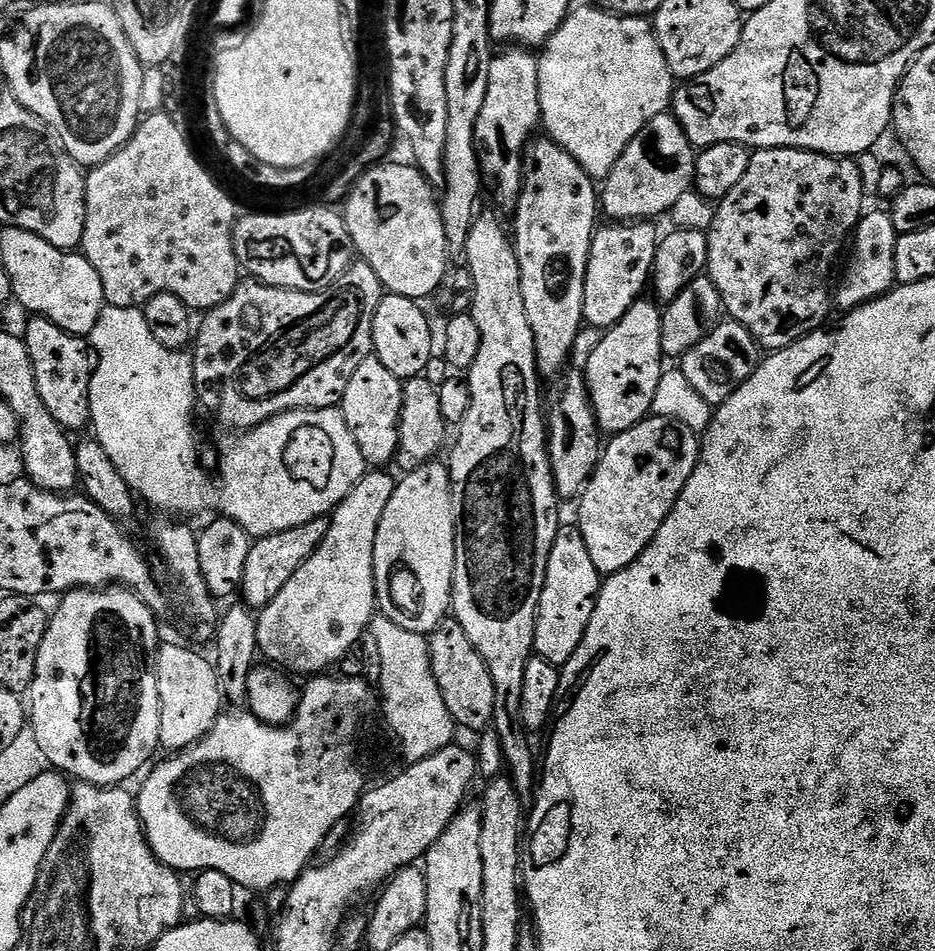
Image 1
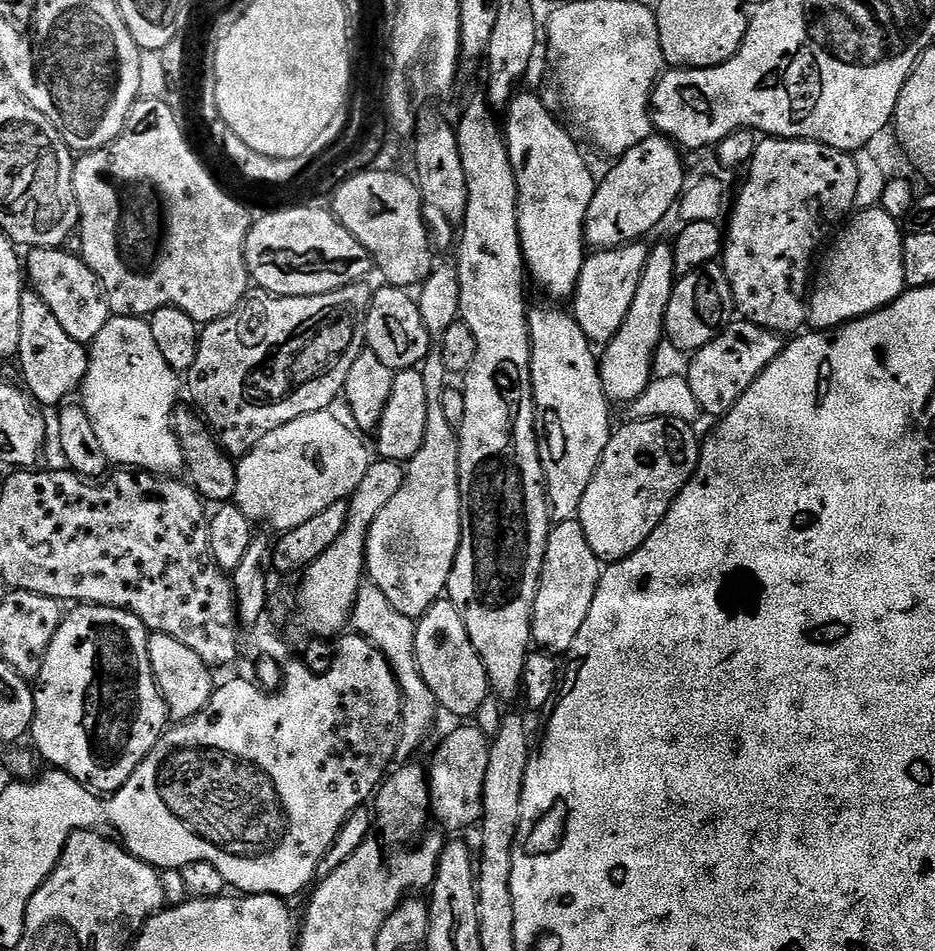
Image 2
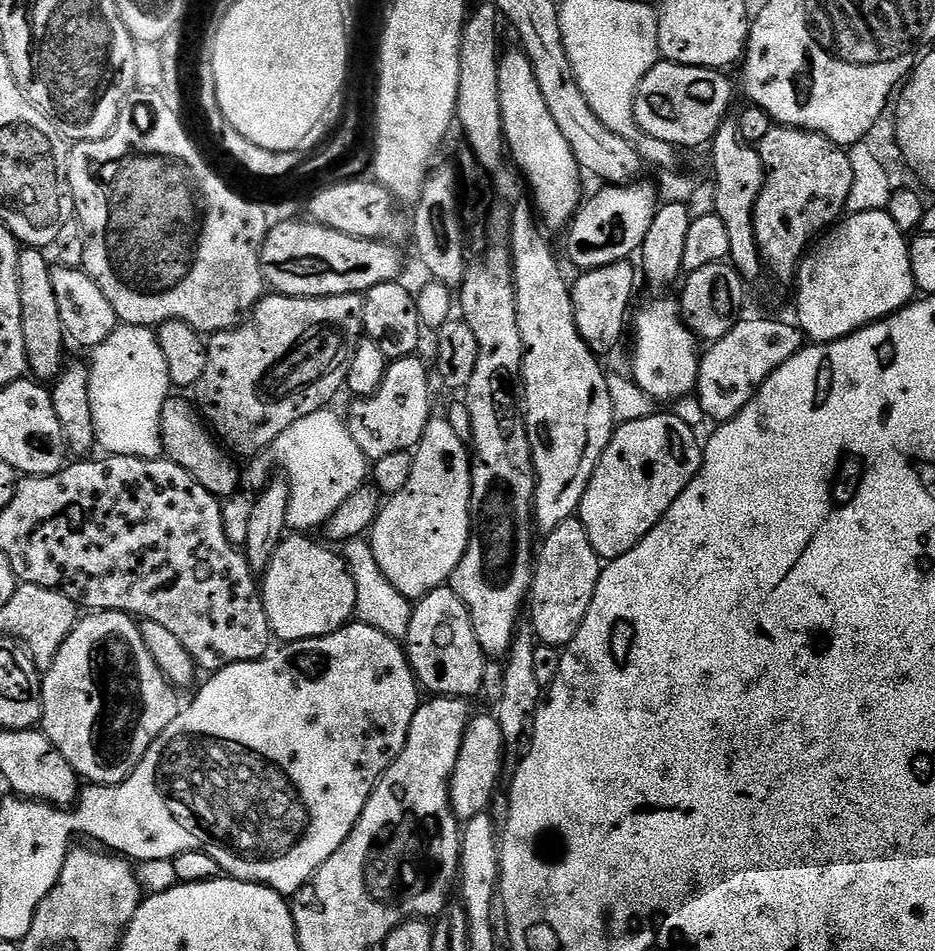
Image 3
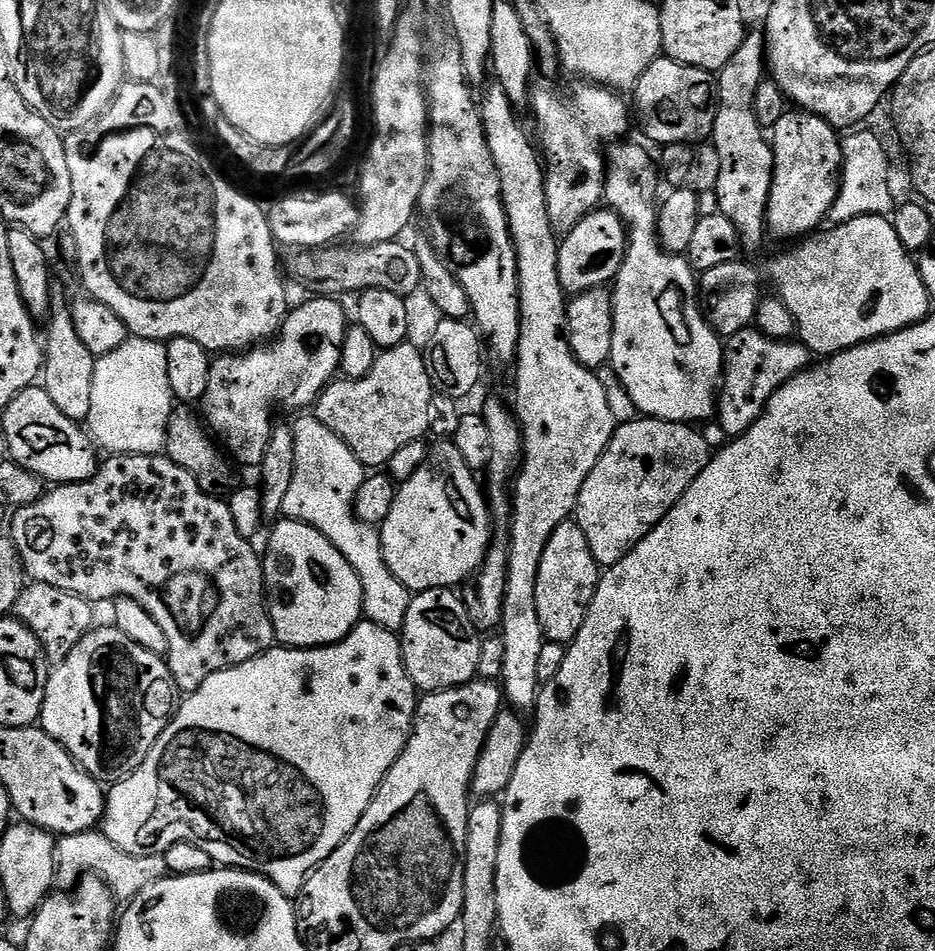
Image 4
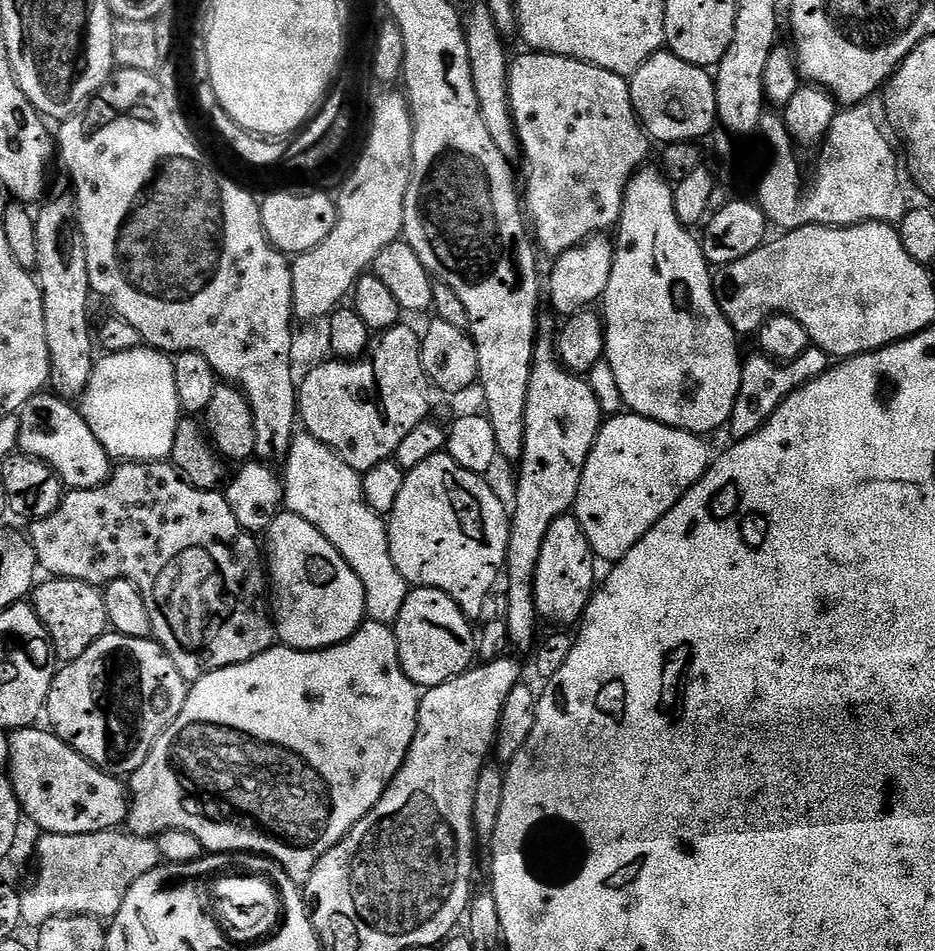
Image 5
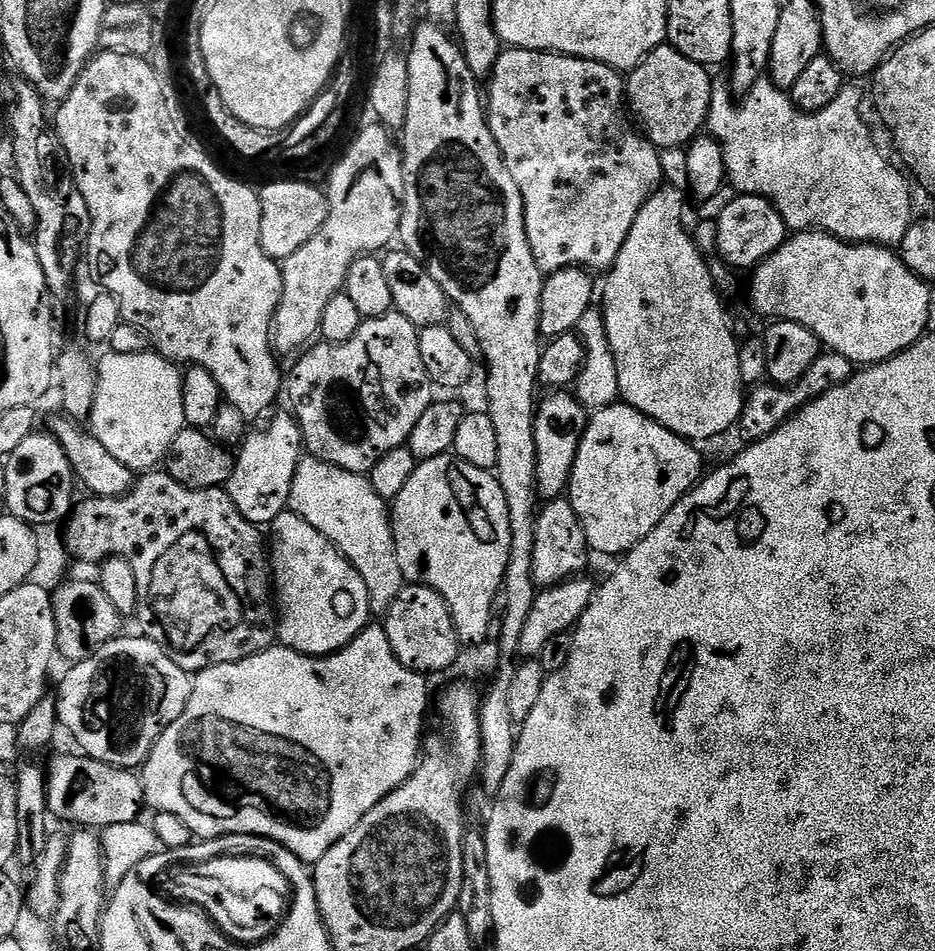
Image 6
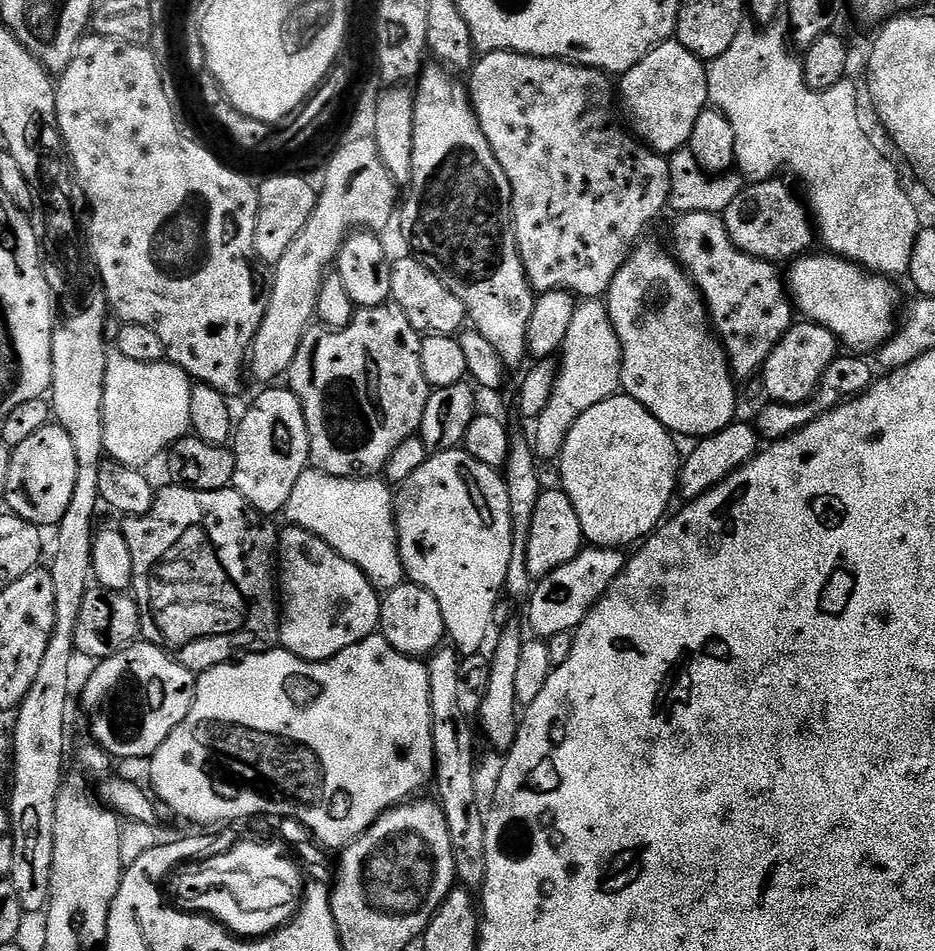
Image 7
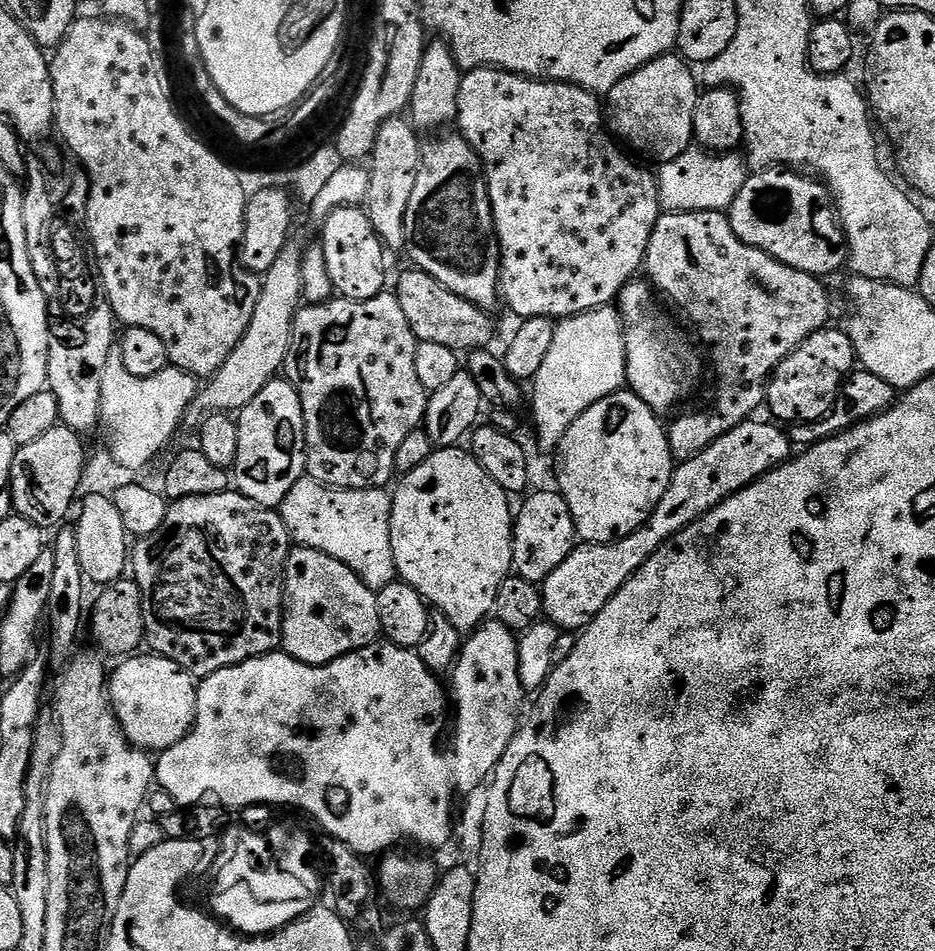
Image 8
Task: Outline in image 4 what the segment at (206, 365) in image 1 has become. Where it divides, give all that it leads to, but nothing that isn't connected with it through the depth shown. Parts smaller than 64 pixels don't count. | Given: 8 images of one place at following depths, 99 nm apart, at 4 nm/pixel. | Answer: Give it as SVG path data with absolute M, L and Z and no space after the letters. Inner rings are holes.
M320 298L324 300L308 300L305 304L300 304L289 311L288 317L284 319L284 325L281 326L280 331L276 333L275 337L259 346L253 346L245 351L237 352L235 354L220 354L215 357L210 366L210 379L206 385L206 394L202 401L202 420L210 429L211 435L226 449L227 455L231 457L237 465L252 464L258 466L262 462L262 458L266 454L266 446L272 437L272 430L274 427L274 419L272 415L275 414L276 408L304 408L300 410L308 410L316 403L316 399L324 392L324 387L331 384L337 373L340 372L340 359L342 358L342 346L344 339L350 327L348 316L344 313L344 308L339 304L339 299L336 298Z

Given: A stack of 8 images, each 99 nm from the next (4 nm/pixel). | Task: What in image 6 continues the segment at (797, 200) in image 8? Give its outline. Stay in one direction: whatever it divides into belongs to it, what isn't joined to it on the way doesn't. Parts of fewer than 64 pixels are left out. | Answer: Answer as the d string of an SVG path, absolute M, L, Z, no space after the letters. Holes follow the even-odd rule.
M739 194L733 197L733 200L721 210L720 217L715 217L715 251L720 252L719 259L729 269L748 268L747 270L752 270L784 245L784 241L790 235L790 230L784 225L782 214L778 214L778 210L766 198Z

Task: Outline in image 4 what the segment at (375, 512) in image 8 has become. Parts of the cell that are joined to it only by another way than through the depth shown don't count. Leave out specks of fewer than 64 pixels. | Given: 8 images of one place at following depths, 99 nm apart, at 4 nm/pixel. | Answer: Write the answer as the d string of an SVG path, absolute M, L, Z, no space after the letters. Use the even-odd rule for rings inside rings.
M304 414L300 421L295 421L292 433L294 434L294 482L290 482L290 490L286 493L283 515L290 520L300 520L304 524L311 524L319 530L330 543L337 548L346 558L347 562L360 576L362 594L364 595L363 619L370 624L377 624L386 630L399 633L404 627L406 610L410 606L413 593L408 591L407 586L386 566L384 547L380 541L379 531L373 525L362 522L356 517L356 495L362 486L366 475L364 465L358 462L358 458L315 415Z

